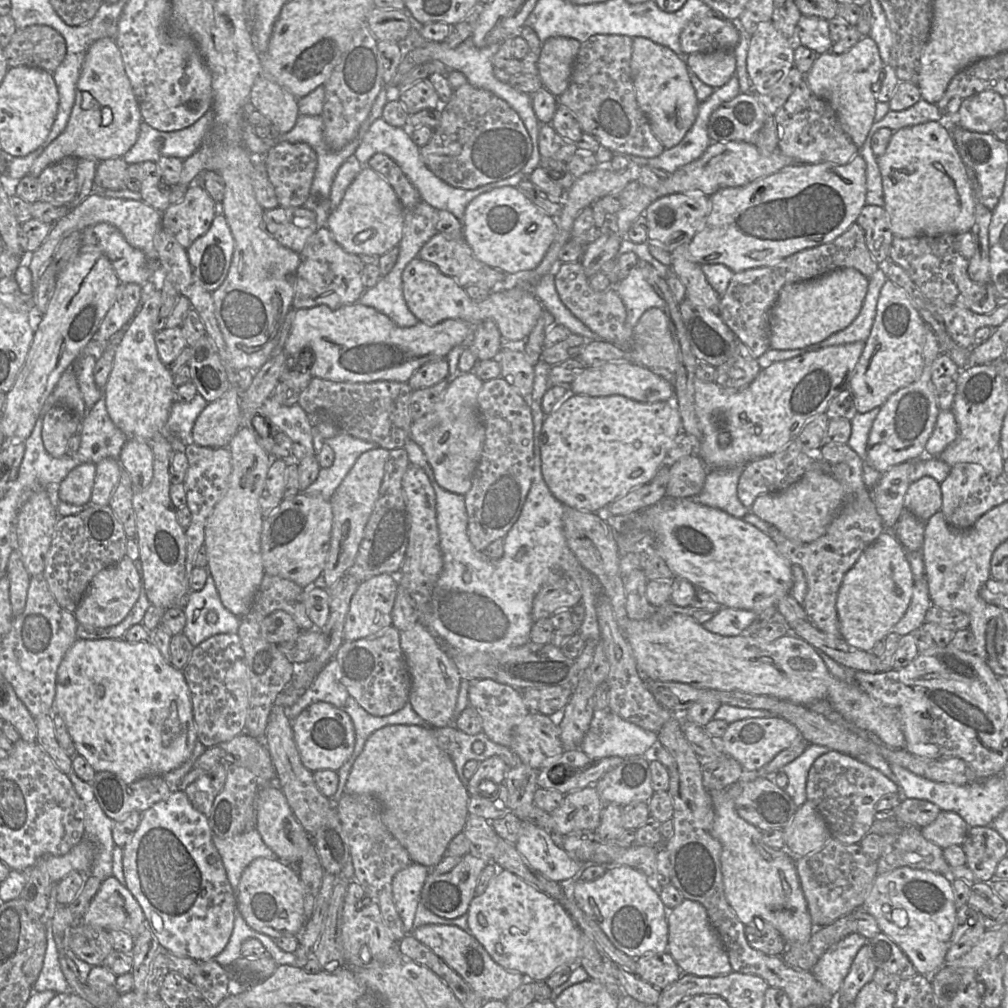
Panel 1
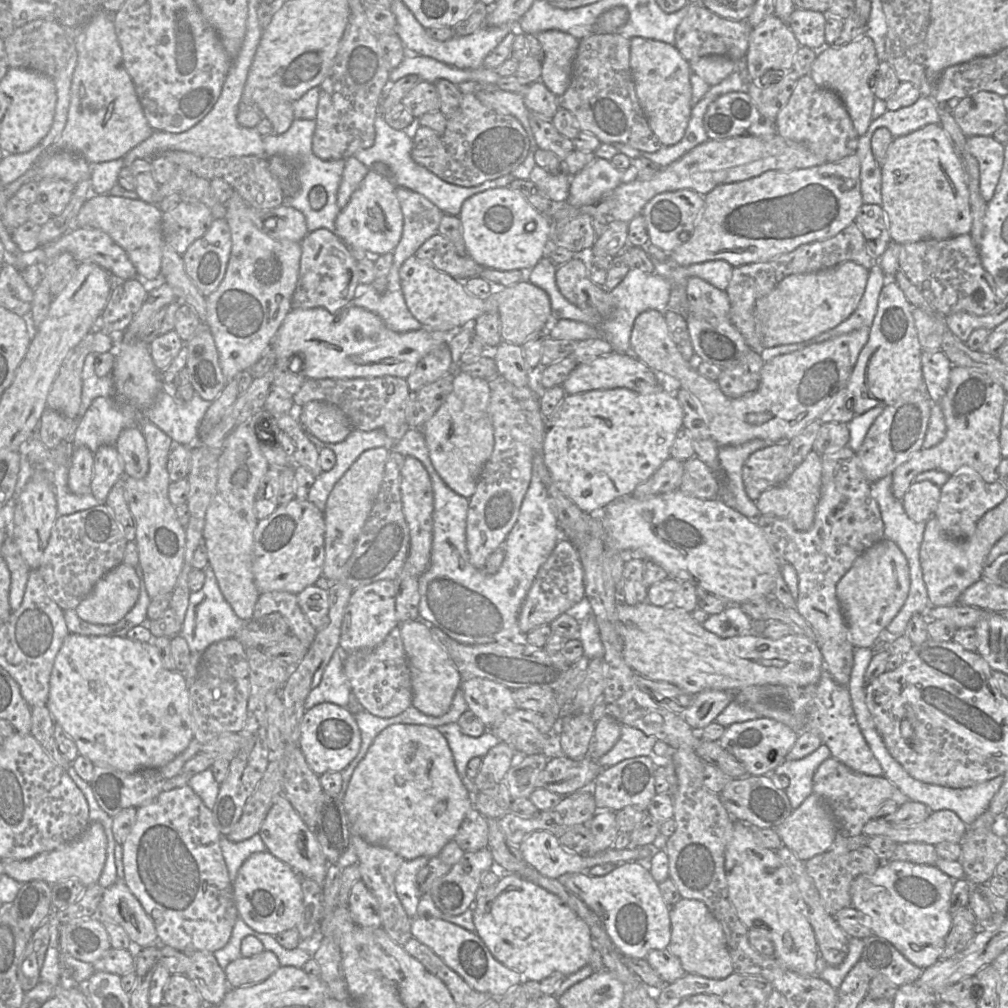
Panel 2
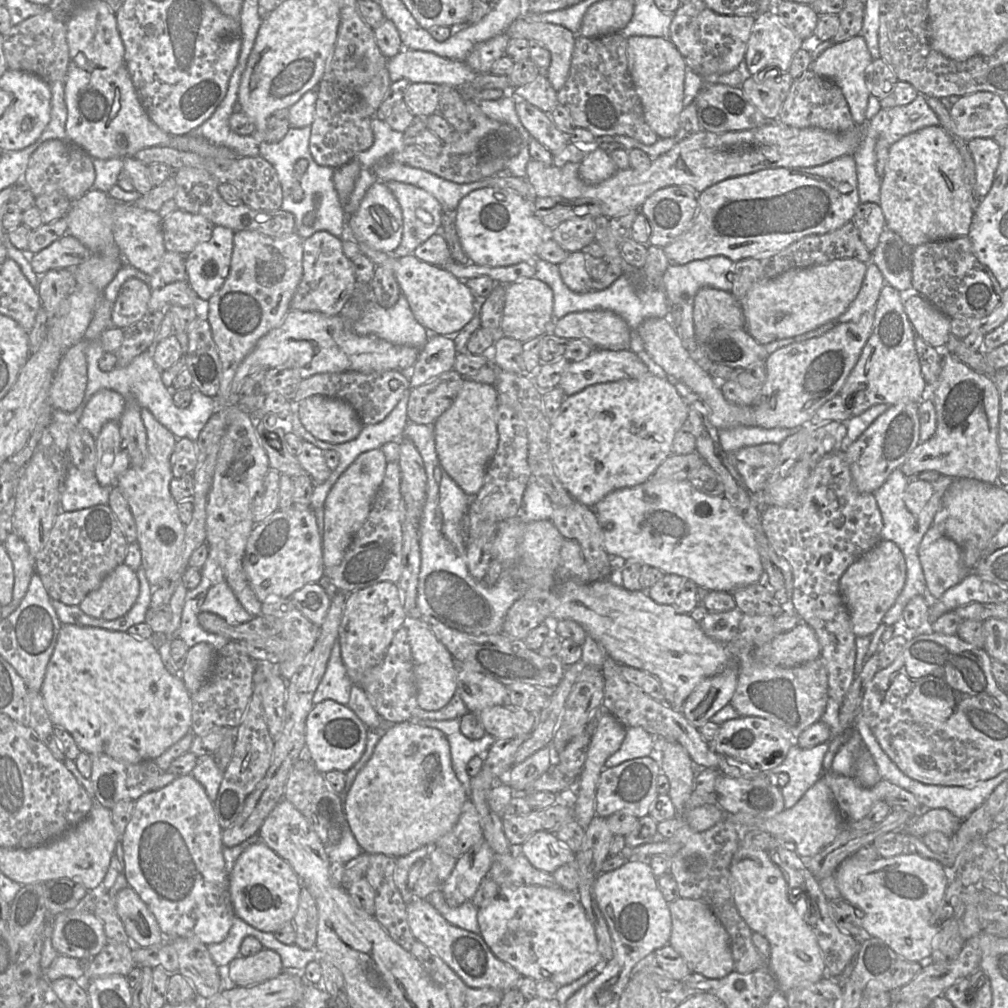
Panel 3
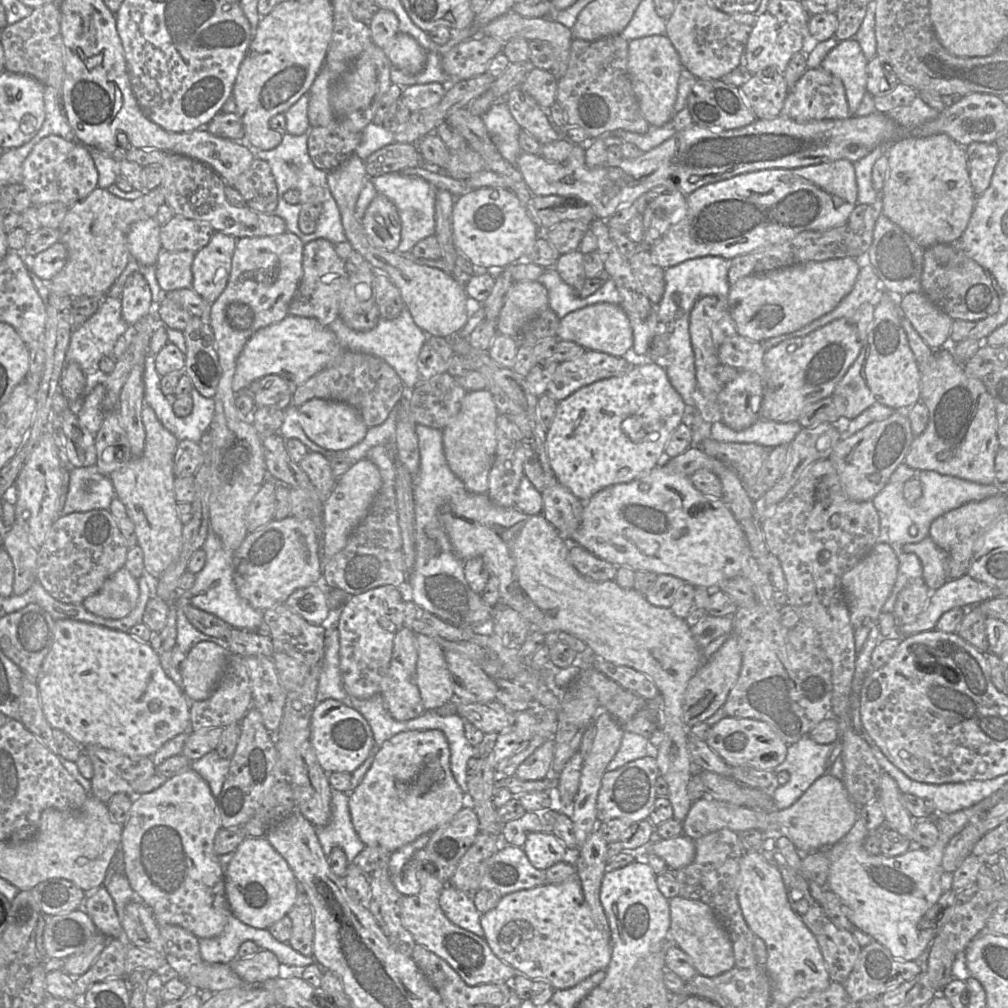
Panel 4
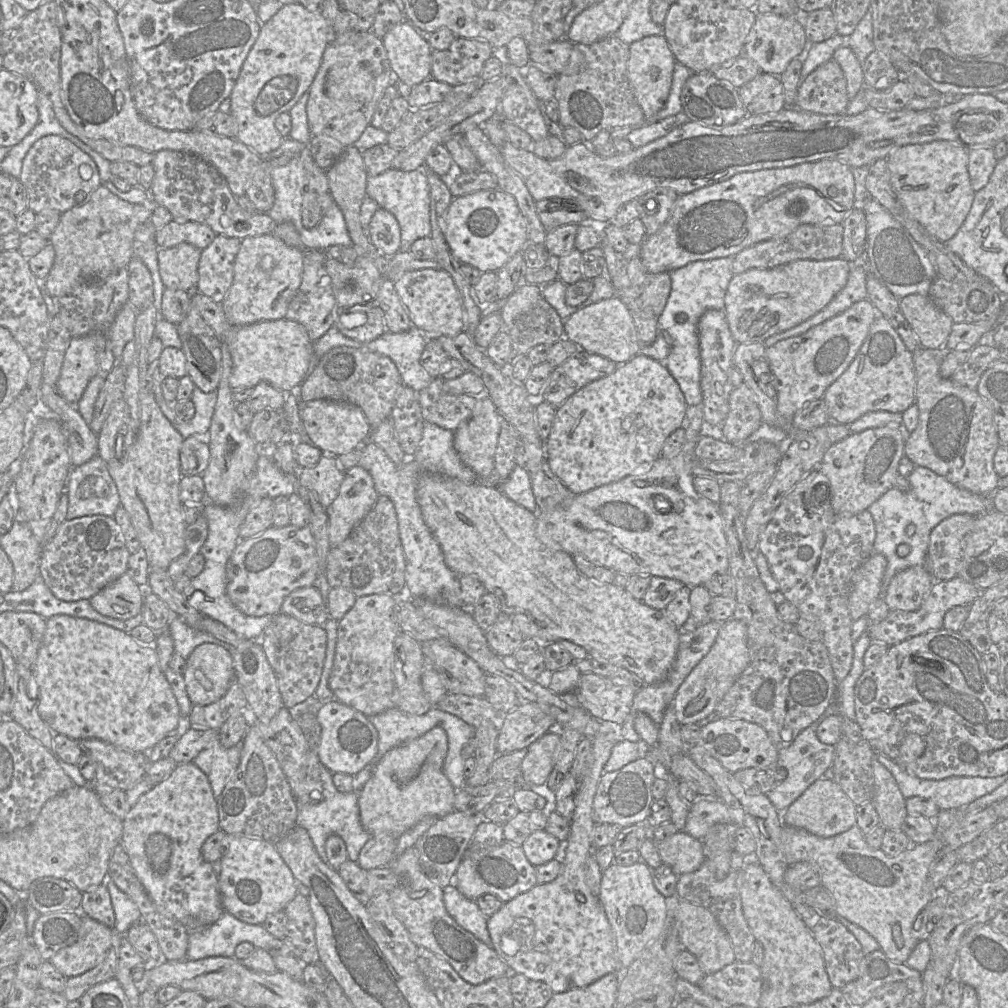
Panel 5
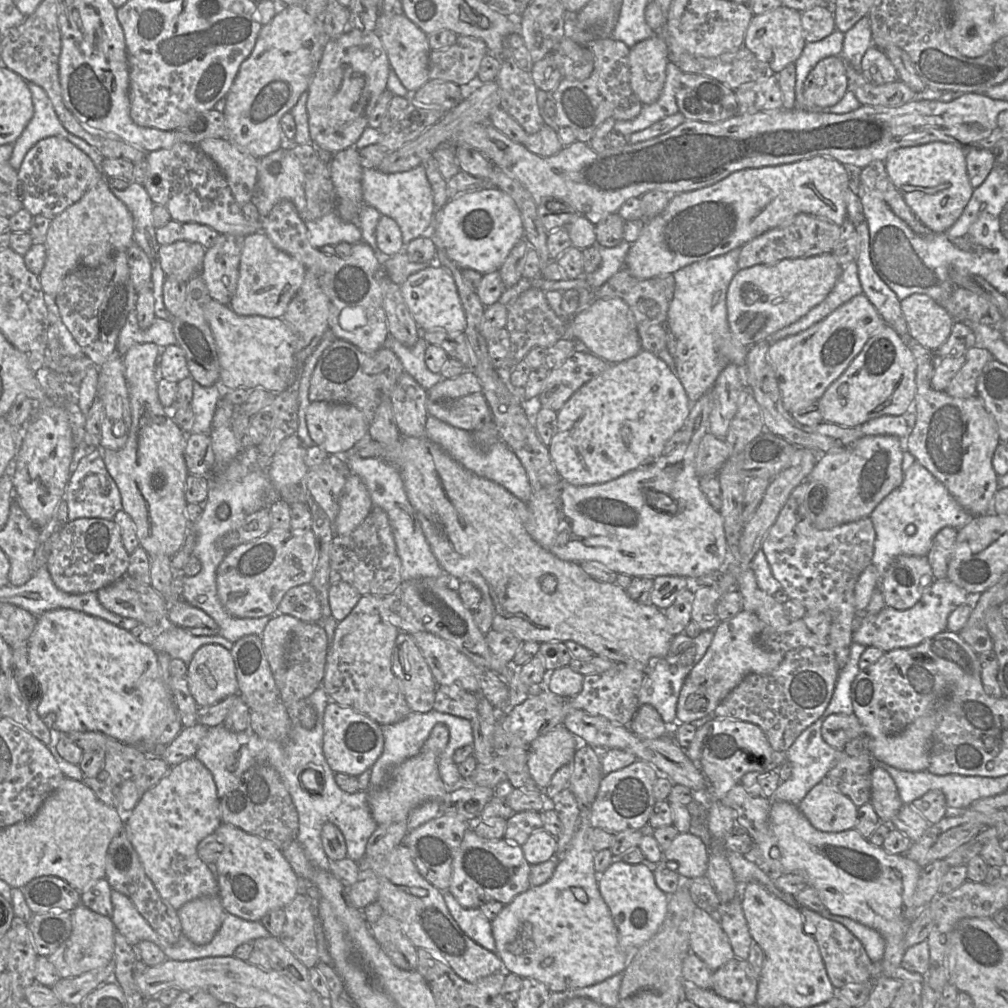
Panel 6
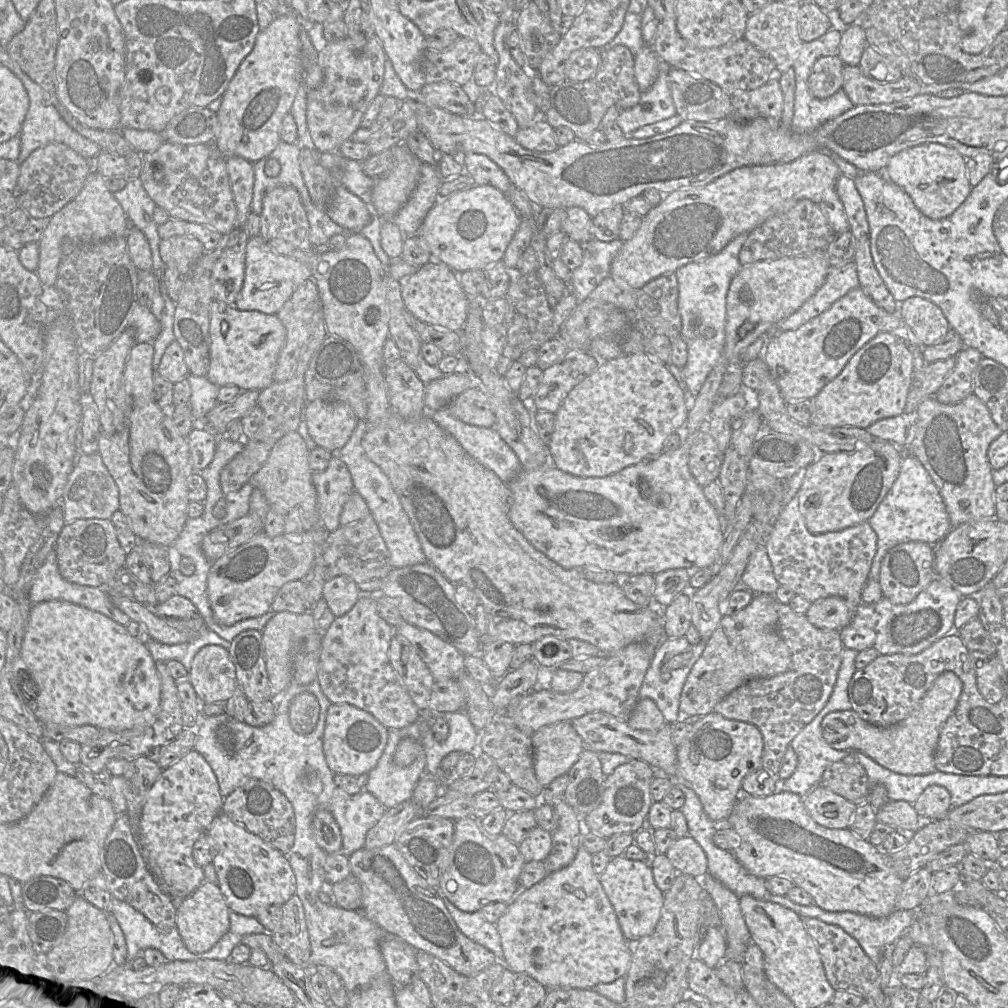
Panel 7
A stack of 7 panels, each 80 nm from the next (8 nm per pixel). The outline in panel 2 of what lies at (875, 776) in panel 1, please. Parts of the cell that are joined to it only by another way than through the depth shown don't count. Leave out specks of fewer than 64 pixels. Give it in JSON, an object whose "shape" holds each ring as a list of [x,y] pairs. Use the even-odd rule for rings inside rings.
{"shape":[[[833,757],[823,761],[815,771],[812,791],[818,794],[829,807],[836,821],[839,837],[860,835],[864,825],[873,818],[876,810],[885,801],[894,801],[898,806],[910,801],[884,776],[870,776],[855,772]]]}

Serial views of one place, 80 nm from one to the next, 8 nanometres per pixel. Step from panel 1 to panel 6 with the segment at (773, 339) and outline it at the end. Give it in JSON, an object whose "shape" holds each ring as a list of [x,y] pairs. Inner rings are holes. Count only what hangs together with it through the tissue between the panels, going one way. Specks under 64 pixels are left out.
{"shape":[[[831,253],[738,270],[726,294],[731,334],[745,347],[768,340],[772,334],[795,323],[820,304],[834,288],[841,271],[842,266]]]}

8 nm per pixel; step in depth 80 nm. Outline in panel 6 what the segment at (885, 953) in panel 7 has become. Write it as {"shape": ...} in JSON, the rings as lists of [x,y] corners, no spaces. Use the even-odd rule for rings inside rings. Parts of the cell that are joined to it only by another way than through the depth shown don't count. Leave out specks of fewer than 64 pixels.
{"shape":[[[824,911],[820,915],[824,918],[844,925],[862,943],[872,962],[883,960],[885,940],[878,931],[848,917],[831,914],[829,911]]]}

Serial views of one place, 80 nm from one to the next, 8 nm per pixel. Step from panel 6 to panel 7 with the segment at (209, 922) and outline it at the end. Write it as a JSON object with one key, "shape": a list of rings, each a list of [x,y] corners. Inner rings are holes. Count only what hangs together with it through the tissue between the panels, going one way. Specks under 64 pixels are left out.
{"shape":[[[202,883],[190,896],[177,903],[176,927],[187,947],[195,954],[209,951],[230,928],[230,909],[218,884]]]}

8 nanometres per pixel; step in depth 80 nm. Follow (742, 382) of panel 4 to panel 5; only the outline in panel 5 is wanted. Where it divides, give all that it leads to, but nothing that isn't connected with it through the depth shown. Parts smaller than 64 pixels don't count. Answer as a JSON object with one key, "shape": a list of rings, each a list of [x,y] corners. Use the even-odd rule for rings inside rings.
{"shape":[[[743,382],[729,397],[729,413],[722,424],[723,438],[732,444],[746,444],[747,438],[763,423],[754,392]]]}

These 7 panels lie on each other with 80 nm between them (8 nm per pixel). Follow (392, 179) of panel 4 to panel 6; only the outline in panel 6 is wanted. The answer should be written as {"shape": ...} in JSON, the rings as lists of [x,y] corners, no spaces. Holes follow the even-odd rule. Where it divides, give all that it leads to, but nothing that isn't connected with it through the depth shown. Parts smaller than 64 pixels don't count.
{"shape":[[[422,164],[409,171],[397,173],[383,173],[378,169],[363,168],[362,194],[364,204],[373,206],[381,215],[397,222],[404,248],[413,239],[428,235],[432,231],[435,215],[433,193]]]}

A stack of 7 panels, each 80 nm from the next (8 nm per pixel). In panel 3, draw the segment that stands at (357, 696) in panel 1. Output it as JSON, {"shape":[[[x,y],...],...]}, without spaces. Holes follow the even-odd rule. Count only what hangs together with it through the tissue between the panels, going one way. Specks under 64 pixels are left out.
{"shape":[[[405,626],[394,635],[383,660],[364,673],[360,687],[367,695],[376,712],[386,721],[407,722],[412,718],[412,711],[418,707],[417,688],[413,671],[413,659]]]}

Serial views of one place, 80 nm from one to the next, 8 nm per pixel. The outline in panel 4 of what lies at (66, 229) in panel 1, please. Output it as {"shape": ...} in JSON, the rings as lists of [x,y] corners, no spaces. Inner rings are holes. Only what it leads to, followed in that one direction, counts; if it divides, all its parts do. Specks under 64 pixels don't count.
{"shape":[[[155,217],[137,221],[130,226],[127,234],[128,249],[130,256],[138,263],[155,266],[162,251],[160,229]]]}

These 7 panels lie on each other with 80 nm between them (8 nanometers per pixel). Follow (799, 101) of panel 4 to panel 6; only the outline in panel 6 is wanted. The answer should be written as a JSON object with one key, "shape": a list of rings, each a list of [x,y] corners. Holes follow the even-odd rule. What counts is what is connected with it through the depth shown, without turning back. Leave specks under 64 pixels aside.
{"shape":[[[830,56],[814,66],[803,87],[807,106],[826,110],[843,98],[848,91],[846,64],[841,56]]]}

